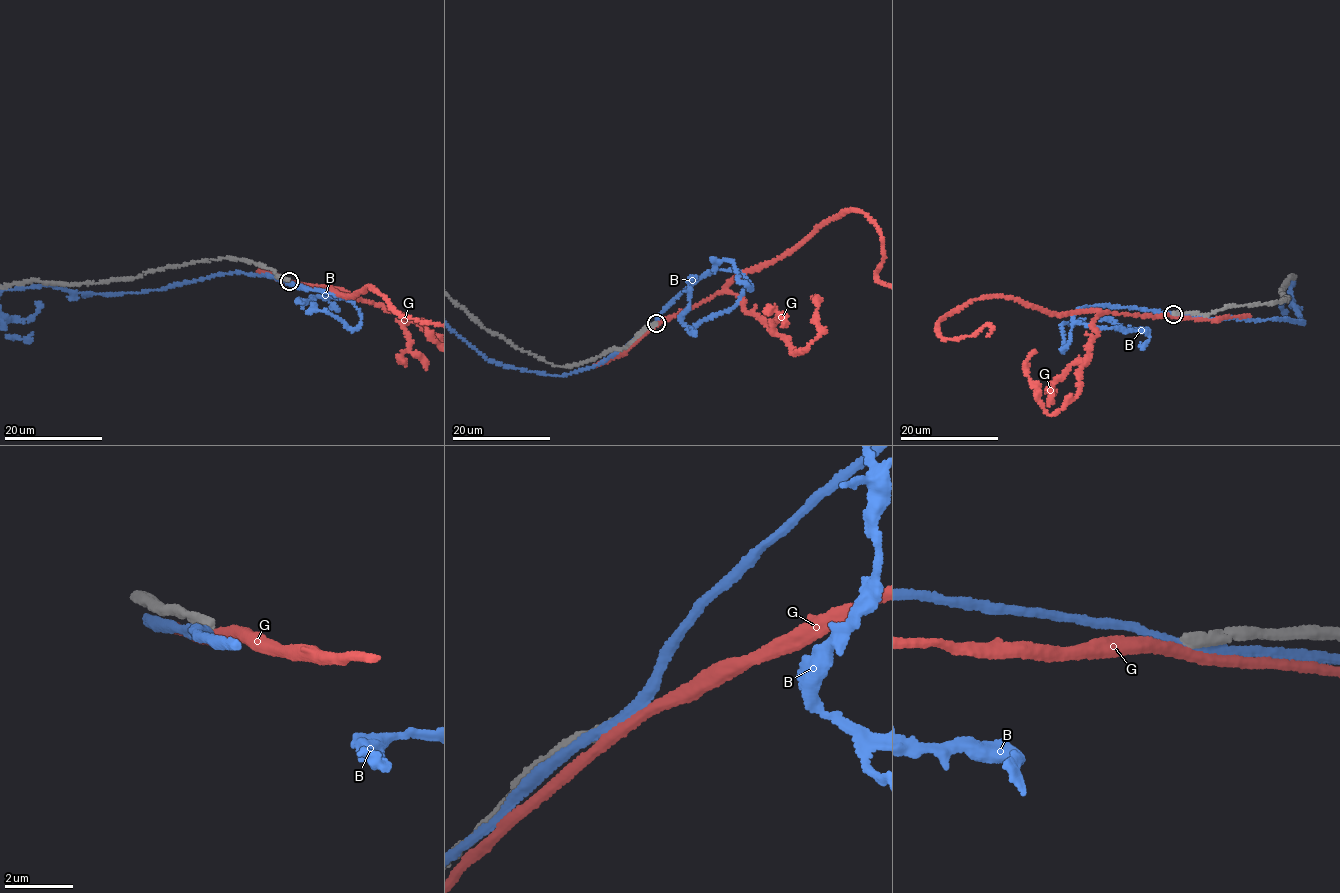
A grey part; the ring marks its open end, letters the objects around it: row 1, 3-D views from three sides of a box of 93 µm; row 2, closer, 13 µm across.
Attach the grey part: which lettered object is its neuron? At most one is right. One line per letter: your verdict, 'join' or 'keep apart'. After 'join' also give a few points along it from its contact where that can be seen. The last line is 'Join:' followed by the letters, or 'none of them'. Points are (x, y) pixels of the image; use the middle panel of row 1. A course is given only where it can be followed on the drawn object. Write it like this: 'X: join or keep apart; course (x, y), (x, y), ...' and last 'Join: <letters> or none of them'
B: keep apart
G: keep apart
Join: none of them

